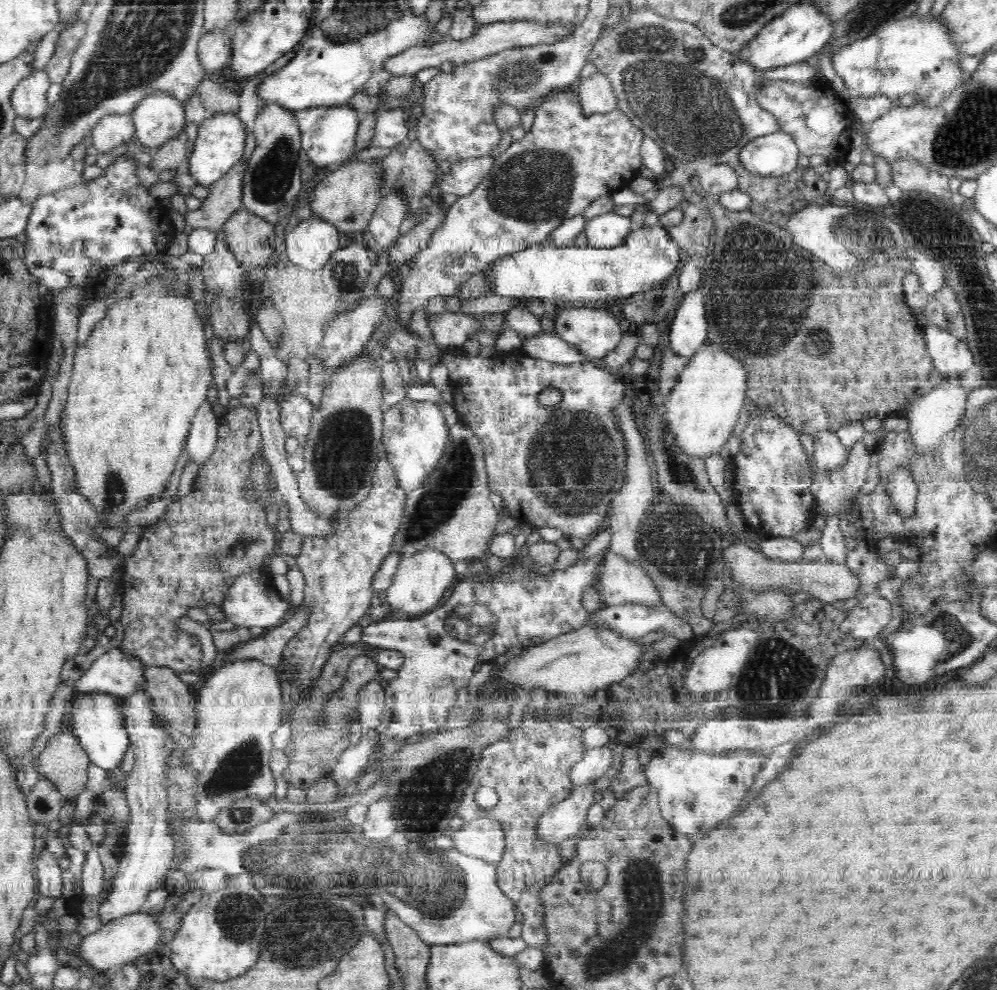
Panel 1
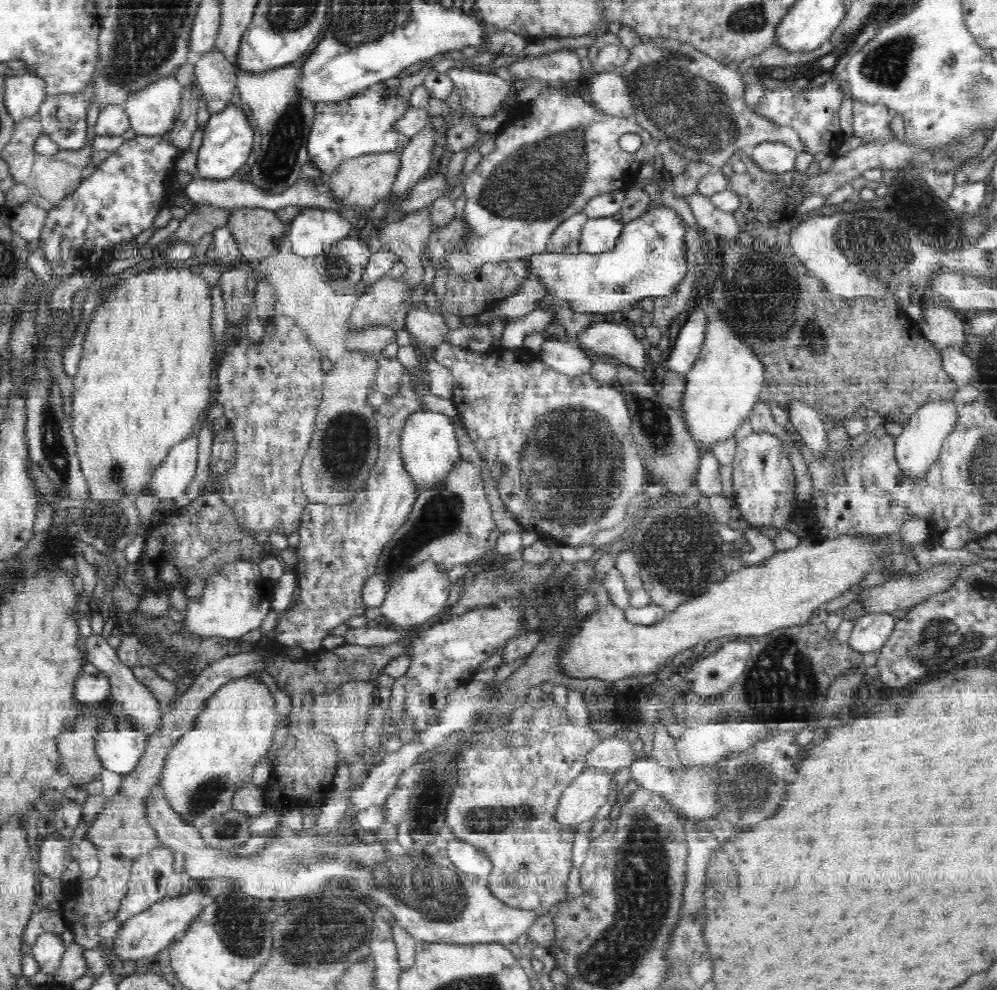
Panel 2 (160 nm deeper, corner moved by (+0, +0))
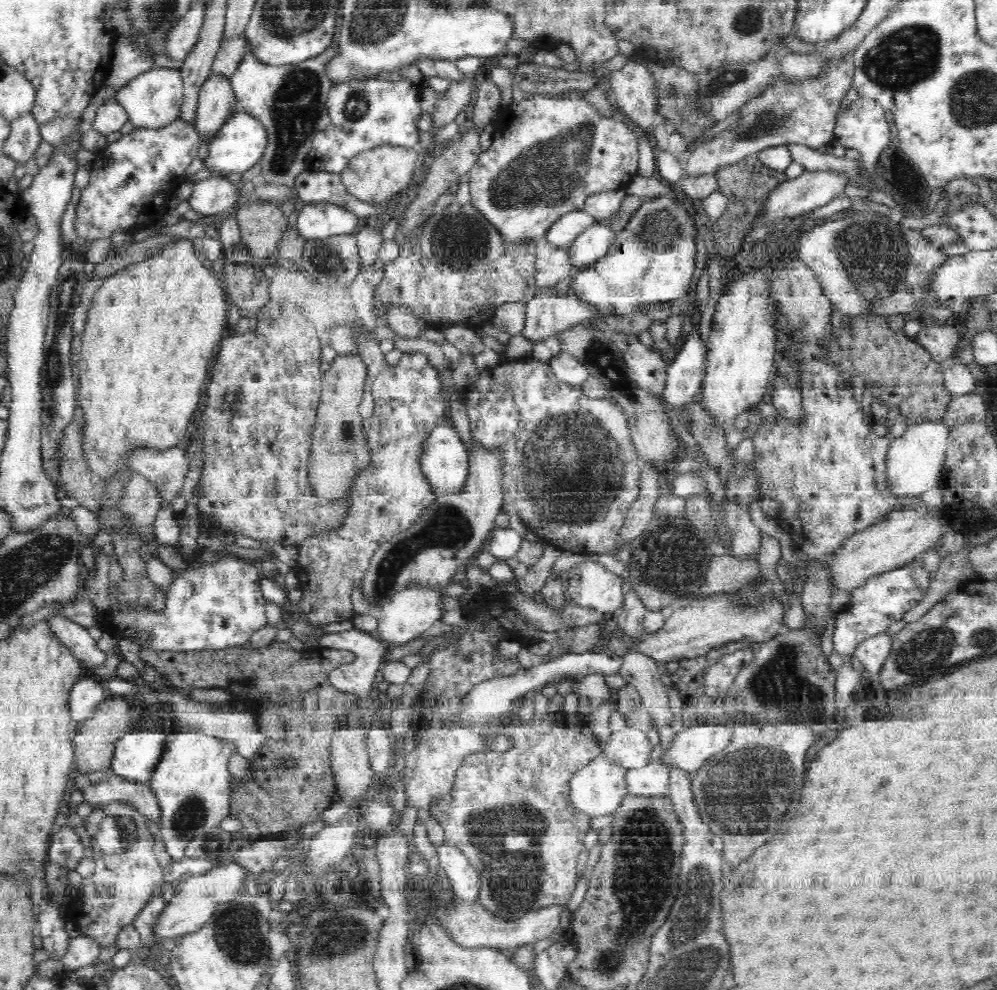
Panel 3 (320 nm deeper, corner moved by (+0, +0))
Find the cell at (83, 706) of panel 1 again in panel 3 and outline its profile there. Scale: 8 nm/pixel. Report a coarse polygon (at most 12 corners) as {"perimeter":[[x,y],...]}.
{"perimeter":[[132,728],[113,742],[110,768],[148,784],[169,739]]}

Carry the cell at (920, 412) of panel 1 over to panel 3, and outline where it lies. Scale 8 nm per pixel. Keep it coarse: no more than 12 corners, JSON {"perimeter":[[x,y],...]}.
{"perimeter":[[918,421],[887,450],[888,489],[938,490],[951,428]]}

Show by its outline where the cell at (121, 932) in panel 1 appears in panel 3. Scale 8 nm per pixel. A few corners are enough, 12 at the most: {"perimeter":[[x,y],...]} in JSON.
{"perimeter":[[238,863],[186,877],[153,920],[160,938],[200,930],[243,899]]}

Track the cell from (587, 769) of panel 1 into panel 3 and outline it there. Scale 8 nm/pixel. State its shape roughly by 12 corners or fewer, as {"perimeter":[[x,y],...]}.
{"perimeter":[[636,728],[614,732],[603,752],[625,769],[652,760],[654,745]]}

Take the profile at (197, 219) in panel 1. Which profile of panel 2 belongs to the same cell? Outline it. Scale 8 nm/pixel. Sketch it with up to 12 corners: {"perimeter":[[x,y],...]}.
{"perimeter":[[209,204],[180,221],[168,242],[196,244],[227,224],[232,210]]}

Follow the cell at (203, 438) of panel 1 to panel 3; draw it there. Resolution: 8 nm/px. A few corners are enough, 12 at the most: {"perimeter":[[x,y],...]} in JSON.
{"perimeter":[[138,447],[130,468],[163,500],[178,497],[190,451]]}

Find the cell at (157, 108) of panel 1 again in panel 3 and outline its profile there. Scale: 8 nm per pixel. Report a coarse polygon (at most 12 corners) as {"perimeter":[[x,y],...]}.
{"perimeter":[[151,68],[120,87],[116,102],[138,128],[180,118],[178,69]]}

